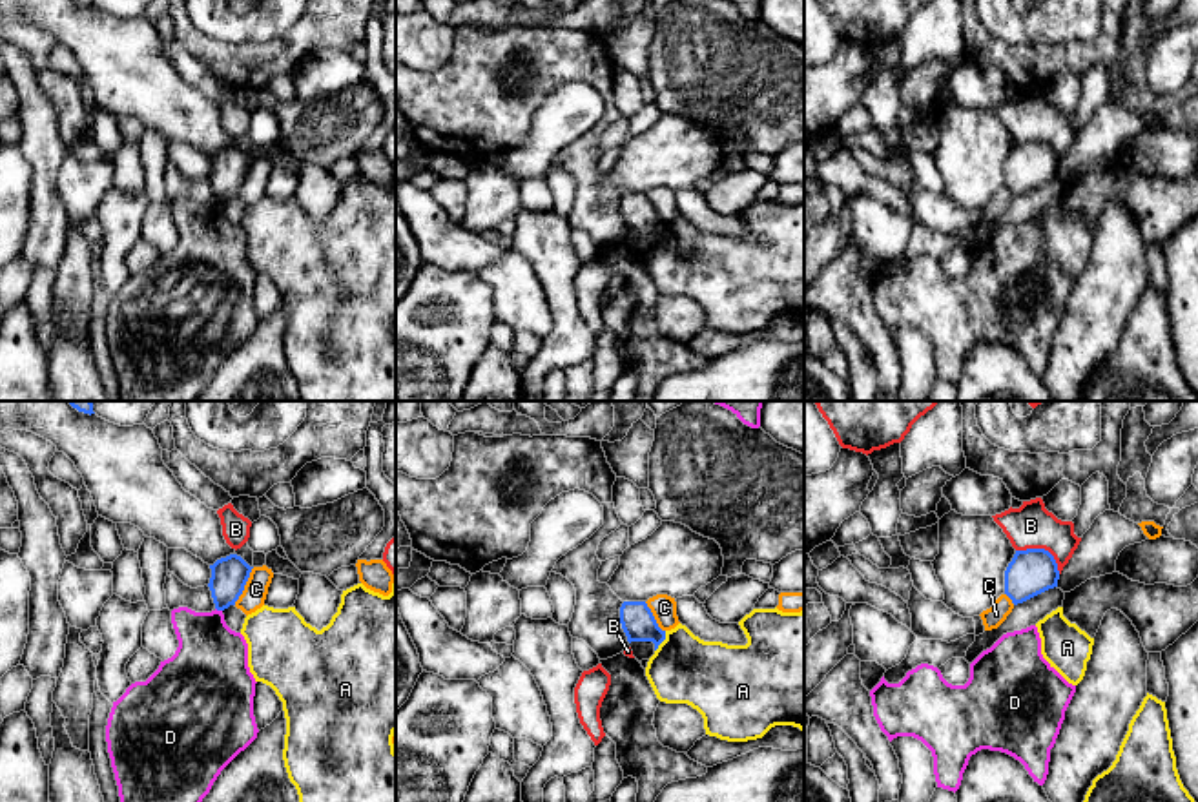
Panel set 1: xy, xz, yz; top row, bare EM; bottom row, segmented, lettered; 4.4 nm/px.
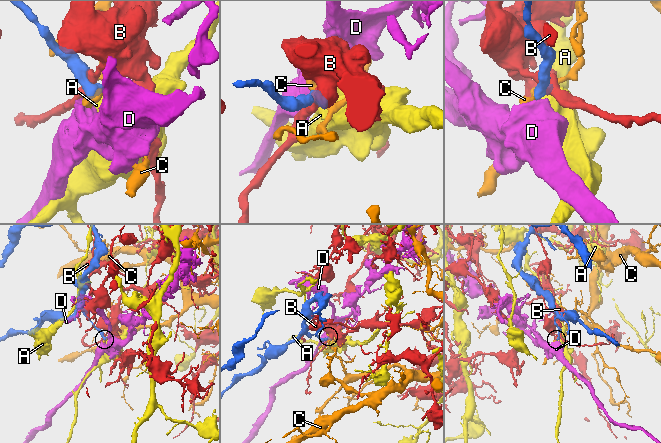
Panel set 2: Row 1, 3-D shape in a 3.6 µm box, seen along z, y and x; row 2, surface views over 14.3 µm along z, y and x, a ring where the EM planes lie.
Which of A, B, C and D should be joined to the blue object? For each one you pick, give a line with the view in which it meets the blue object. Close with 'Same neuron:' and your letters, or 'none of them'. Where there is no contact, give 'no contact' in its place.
Same neuron: none of them

